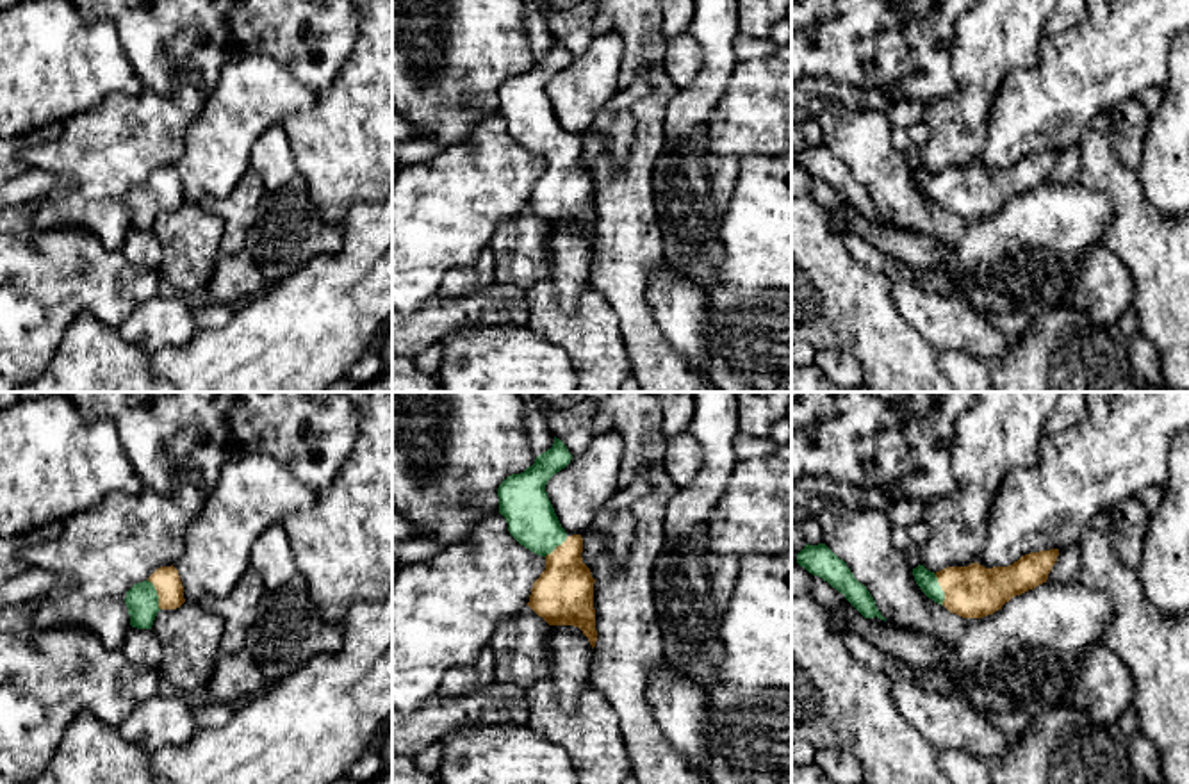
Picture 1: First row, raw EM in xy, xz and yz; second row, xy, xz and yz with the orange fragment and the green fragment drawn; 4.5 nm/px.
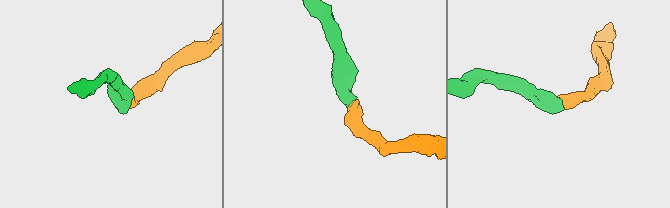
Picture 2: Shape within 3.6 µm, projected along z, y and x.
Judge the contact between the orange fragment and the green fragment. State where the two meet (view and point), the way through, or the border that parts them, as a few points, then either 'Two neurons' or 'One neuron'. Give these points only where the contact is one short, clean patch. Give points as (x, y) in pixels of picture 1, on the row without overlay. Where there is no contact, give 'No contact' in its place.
Touches orange at xy (157, 195). Path across: xy (166, 180), (157, 195), (141, 200). One neuron

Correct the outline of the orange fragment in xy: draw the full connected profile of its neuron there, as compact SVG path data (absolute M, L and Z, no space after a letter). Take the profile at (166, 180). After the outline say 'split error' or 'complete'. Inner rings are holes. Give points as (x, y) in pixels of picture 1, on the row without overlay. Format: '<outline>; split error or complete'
M173 166L157 169L146 182L134 185L125 198L130 226L137 230L152 230L160 210L176 210L184 203L184 187Z; split error

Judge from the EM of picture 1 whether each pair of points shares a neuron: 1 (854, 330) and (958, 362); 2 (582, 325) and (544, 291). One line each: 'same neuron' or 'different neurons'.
1: different neurons
2: same neuron

